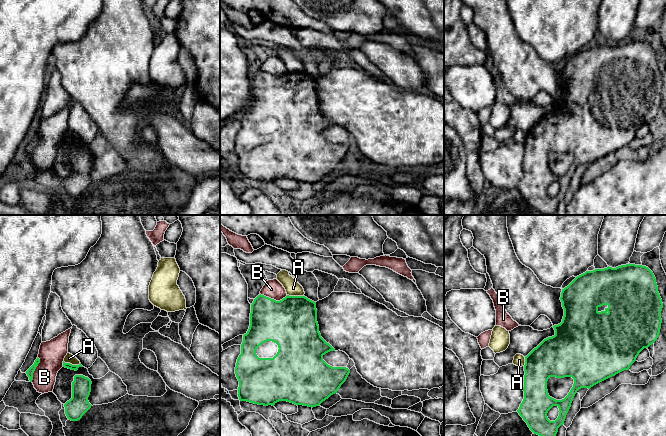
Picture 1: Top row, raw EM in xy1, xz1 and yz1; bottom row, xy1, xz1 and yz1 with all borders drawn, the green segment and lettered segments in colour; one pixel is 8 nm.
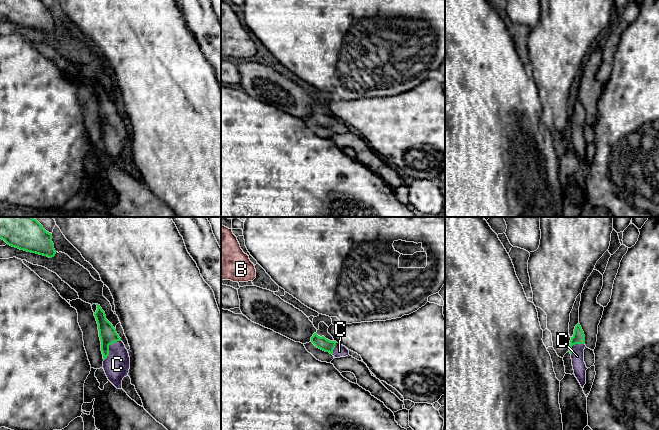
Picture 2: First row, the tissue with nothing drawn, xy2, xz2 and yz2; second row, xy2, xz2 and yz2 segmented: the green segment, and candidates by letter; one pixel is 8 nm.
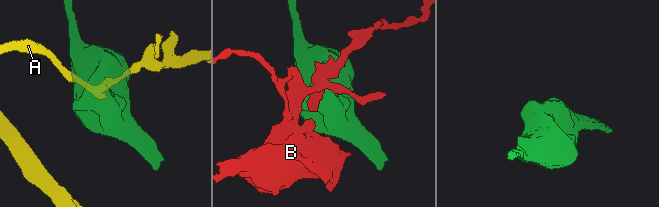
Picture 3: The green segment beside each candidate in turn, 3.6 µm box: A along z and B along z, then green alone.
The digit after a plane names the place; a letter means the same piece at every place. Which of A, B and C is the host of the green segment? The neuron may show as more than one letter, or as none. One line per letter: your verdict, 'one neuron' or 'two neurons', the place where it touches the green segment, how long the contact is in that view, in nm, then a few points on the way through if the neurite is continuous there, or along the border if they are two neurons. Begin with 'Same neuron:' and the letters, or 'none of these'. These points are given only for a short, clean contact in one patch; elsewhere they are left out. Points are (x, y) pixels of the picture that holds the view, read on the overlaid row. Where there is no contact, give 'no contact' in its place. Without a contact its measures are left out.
Same neuron: C
A: two neurons; contact xy1 (71, 364); length 140 nm
B: two neurons; contact xz1 (273, 299); length 220 nm; border xz1 (260, 293), (276, 300), (281, 300), (287, 295)
C: one neuron; contact xy2 (108, 348); length 220 nm; way xy2 (107, 333), (108, 348), (116, 356), (117, 364)

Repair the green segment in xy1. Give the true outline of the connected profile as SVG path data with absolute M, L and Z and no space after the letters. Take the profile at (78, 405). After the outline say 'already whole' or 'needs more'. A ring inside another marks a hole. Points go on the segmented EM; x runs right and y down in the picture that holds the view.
M75 375L72 382L72 398L64 404L65 414L71 421L78 421L91 408L88 397L91 380L83 375Z; already whole

